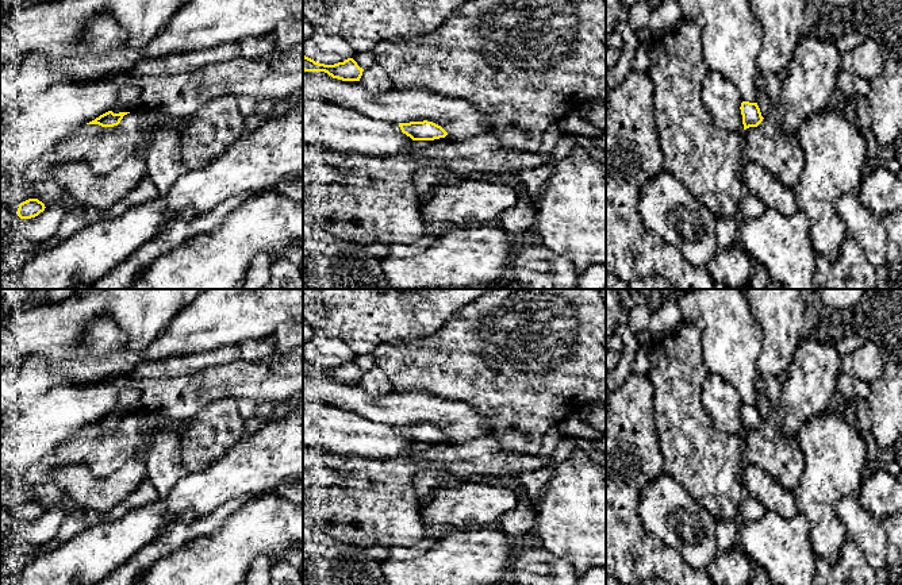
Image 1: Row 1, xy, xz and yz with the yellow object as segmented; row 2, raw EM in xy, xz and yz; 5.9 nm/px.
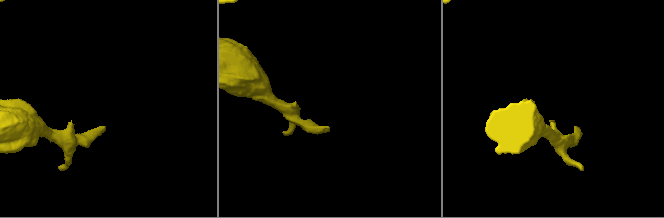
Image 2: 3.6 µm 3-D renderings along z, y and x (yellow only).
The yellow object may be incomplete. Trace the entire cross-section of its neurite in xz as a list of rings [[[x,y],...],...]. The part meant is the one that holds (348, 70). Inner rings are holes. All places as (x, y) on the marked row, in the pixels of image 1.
[[[303,54],[303,70],[304,72],[325,72],[333,78],[342,81],[360,81],[364,69],[357,65],[353,58],[348,58],[343,62],[334,65],[325,65],[315,62],[314,59]]]

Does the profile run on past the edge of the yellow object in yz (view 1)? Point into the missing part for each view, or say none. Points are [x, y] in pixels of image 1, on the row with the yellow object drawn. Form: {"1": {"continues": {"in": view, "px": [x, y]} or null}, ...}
{"1": {"continues": null}}

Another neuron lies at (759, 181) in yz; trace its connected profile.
[[[746,161],[741,176],[748,193],[757,196],[767,208],[784,216],[798,211],[795,189],[784,186],[761,165]]]

